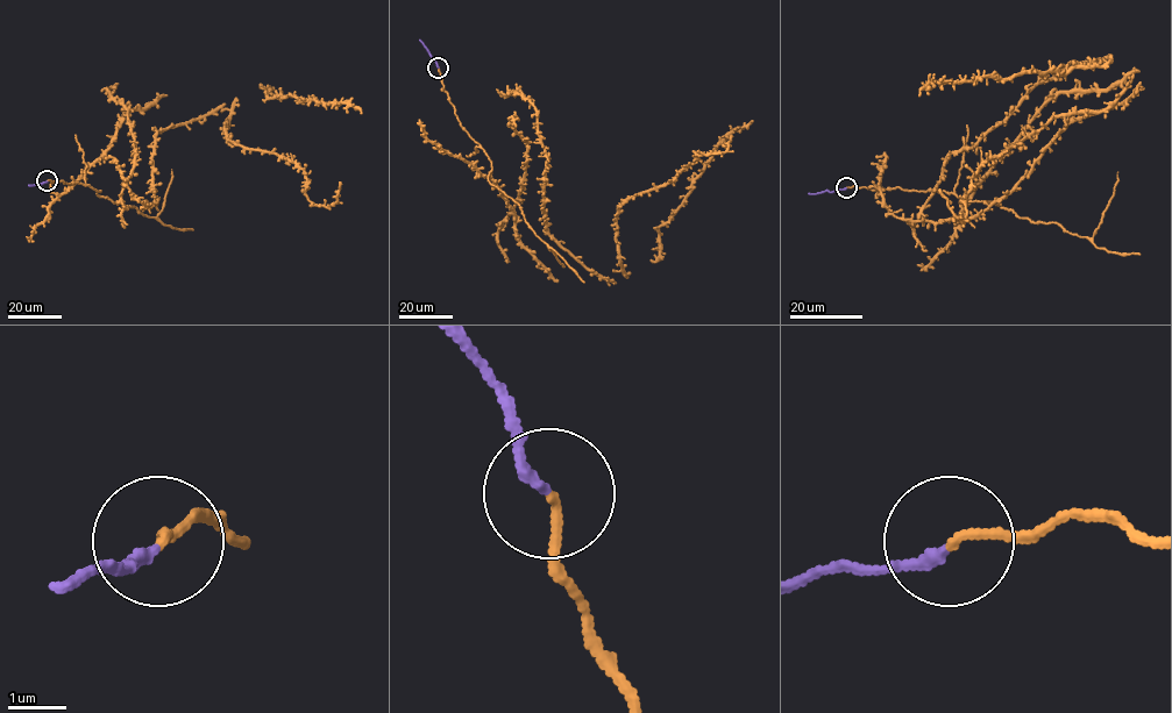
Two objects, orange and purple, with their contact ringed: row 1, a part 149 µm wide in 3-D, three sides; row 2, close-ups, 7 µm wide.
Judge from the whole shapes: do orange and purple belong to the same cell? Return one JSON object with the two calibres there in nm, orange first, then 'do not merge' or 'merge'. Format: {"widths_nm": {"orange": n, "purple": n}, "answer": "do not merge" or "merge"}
{"widths_nm": {"orange": 140, "purple": 180}, "answer": "do not merge"}

